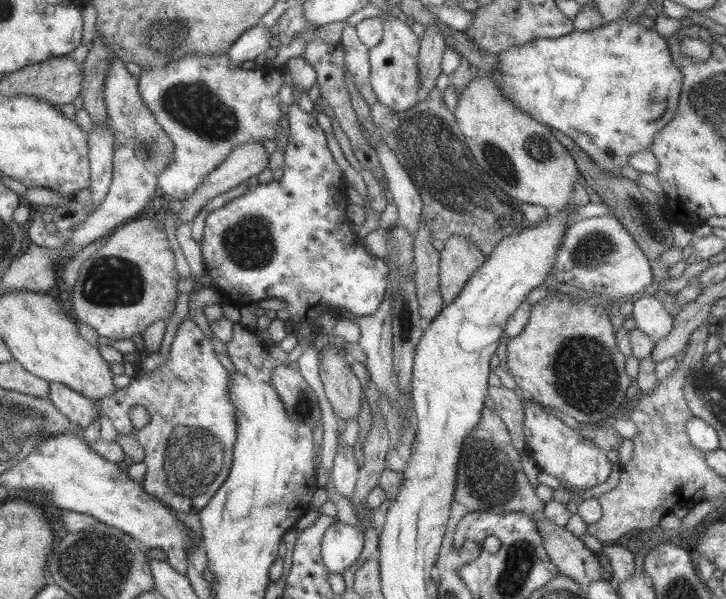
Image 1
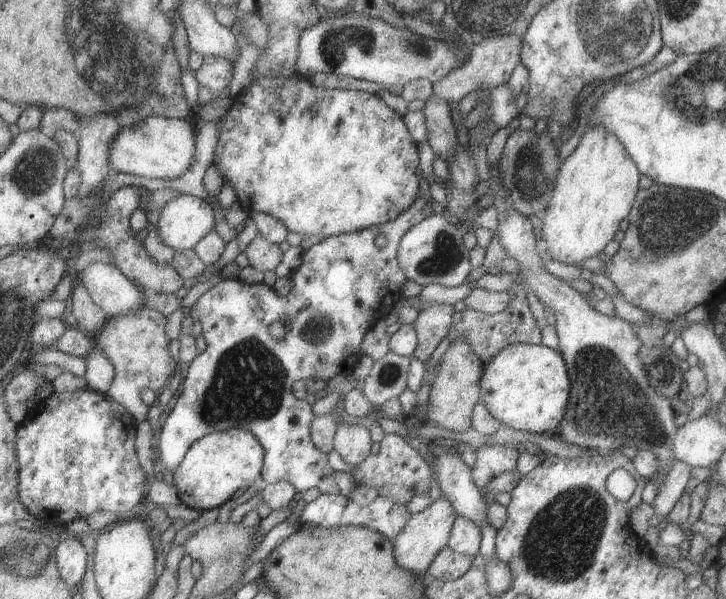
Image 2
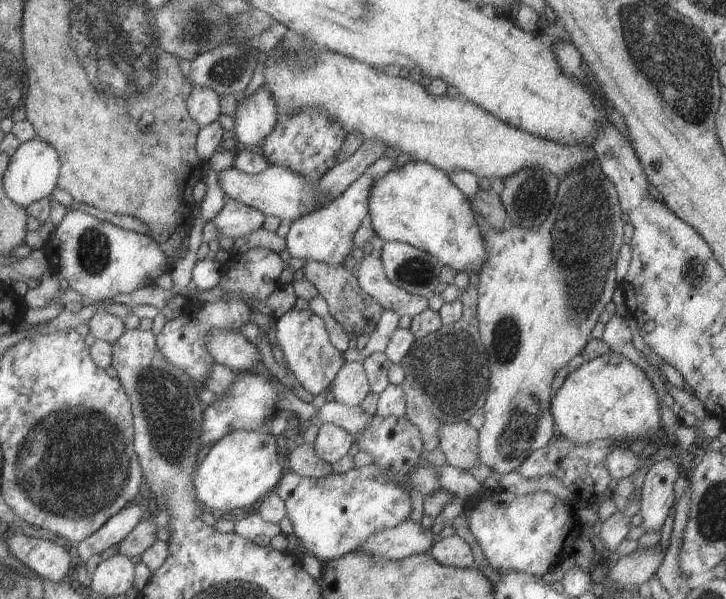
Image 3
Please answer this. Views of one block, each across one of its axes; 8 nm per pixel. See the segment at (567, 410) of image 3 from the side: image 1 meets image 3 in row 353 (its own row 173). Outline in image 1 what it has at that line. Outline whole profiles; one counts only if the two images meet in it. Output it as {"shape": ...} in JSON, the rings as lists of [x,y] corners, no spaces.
{"shape":[[[624,15],[621,16],[621,18],[617,18],[617,20],[613,20],[613,22],[603,22],[601,26],[597,26],[597,28],[591,28],[591,30],[587,30],[587,32],[577,32],[577,30],[573,30],[573,32],[569,32],[569,34],[565,34],[563,36],[558,36],[557,38],[536,38],[529,42],[525,42],[524,44],[521,44],[520,46],[515,46],[513,48],[507,48],[506,52],[503,54],[498,55],[498,62],[496,62],[496,67],[494,68],[494,76],[489,78],[493,78],[494,80],[494,86],[499,90],[499,93],[501,96],[504,96],[504,94],[507,96],[508,100],[515,104],[514,106],[521,110],[521,112],[525,112],[525,114],[529,114],[531,118],[535,118],[535,120],[539,120],[541,124],[545,125],[547,124],[547,127],[551,126],[551,128],[555,128],[558,132],[561,132],[565,137],[571,138],[571,140],[574,140],[574,143],[581,149],[581,151],[585,151],[587,155],[589,155],[589,159],[601,169],[601,171],[605,171],[605,173],[609,173],[609,175],[615,175],[617,176],[617,169],[619,167],[629,165],[628,164],[628,158],[630,154],[635,154],[635,152],[639,152],[641,150],[649,150],[649,145],[651,145],[651,141],[653,141],[653,136],[657,133],[659,133],[659,130],[663,128],[665,124],[671,118],[673,117],[673,114],[676,110],[676,105],[678,103],[678,97],[681,93],[682,88],[682,76],[678,72],[678,68],[674,66],[674,63],[672,62],[671,56],[668,54],[667,46],[666,46],[667,38],[663,38],[661,35],[659,35],[655,28],[645,28],[645,26],[641,26],[639,24],[639,17],[633,18],[633,20],[627,20]]]}

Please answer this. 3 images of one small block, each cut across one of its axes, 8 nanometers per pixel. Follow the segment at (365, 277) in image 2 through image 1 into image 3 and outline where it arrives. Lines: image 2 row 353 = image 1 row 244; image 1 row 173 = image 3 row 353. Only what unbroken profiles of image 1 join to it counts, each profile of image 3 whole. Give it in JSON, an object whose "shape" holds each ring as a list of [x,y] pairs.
{"shape":[[[293,308],[279,316],[277,320],[277,340],[287,364],[286,369],[294,374],[299,380],[299,386],[303,386],[307,394],[317,395],[322,390],[327,390],[335,374],[343,366],[344,360],[342,353],[329,343],[323,320],[309,309],[296,311]]]}

